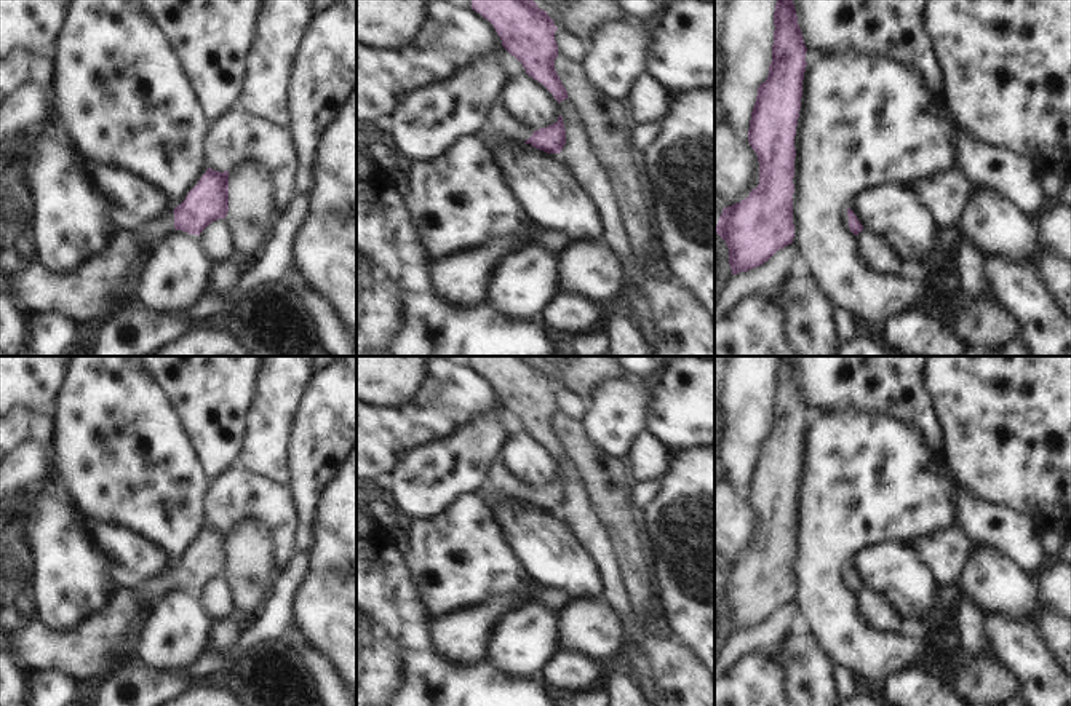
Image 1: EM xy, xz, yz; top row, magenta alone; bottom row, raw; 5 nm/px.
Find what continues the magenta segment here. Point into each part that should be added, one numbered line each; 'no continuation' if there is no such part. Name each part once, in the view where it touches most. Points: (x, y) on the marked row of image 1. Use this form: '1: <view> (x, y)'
1: xy (151, 234)

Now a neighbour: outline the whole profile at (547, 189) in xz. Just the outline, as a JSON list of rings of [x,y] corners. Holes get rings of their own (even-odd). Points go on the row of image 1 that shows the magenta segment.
[[[504,141],[491,149],[532,222],[545,230],[561,230],[575,241],[603,238],[596,204],[559,153],[515,141]]]

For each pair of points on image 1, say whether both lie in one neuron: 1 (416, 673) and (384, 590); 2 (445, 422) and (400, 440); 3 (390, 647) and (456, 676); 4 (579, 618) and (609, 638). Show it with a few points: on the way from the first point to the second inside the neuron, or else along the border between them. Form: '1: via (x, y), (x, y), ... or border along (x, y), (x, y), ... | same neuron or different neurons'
1: via (398, 652), (384, 638), (384, 610) | same neuron
2: via (433, 422), (418, 422), (411, 428) | same neuron
3: via (406, 662), (421, 676), (440, 676) | same neuron
4: via (587, 622), (601, 634) | same neuron

